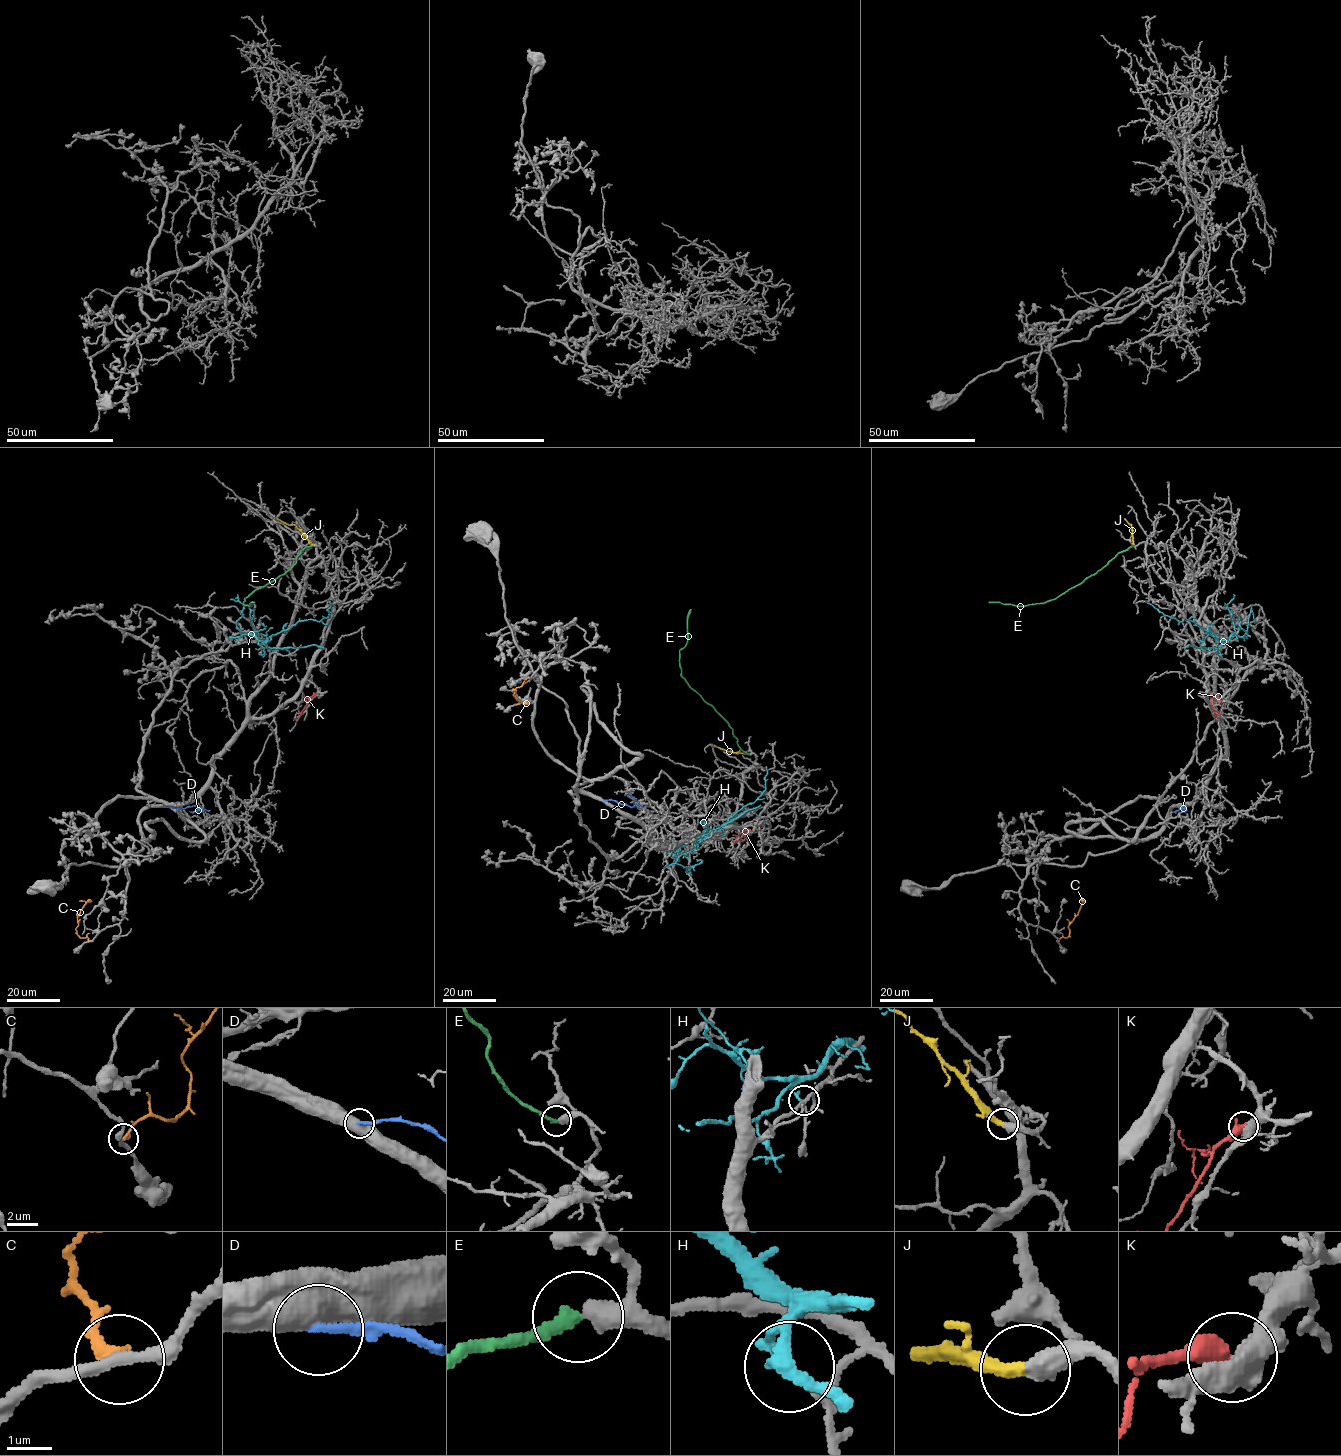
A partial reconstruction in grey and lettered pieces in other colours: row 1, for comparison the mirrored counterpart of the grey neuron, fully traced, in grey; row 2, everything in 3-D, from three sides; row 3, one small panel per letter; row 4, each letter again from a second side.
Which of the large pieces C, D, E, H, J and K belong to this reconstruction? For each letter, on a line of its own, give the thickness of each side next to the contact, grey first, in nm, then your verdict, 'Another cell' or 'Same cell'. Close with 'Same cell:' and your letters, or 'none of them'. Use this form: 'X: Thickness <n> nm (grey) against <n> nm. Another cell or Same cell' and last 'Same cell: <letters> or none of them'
C: Thickness 260 nm (grey) against 320 nm. Another cell
D: Thickness 550 nm (grey) against 200 nm. Another cell
E: Thickness 480 nm (grey) against 280 nm. Another cell
H: Thickness 110 nm (grey) against 200 nm. Another cell
J: Thickness 360 nm (grey) against 320 nm. Same cell
K: Thickness 600 nm (grey) against 500 nm. Another cell
Same cell: J

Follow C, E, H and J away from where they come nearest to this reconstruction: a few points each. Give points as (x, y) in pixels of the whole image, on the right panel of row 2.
C: (1057, 941), (1069, 933), (1068, 926), (1084, 901)
E: (1133, 545), (1055, 599), (1022, 606), (988, 602)
H: (1226, 644), (1193, 622), (1164, 615), (1146, 601)
J: (1133, 544), (1131, 525), (1124, 519)

